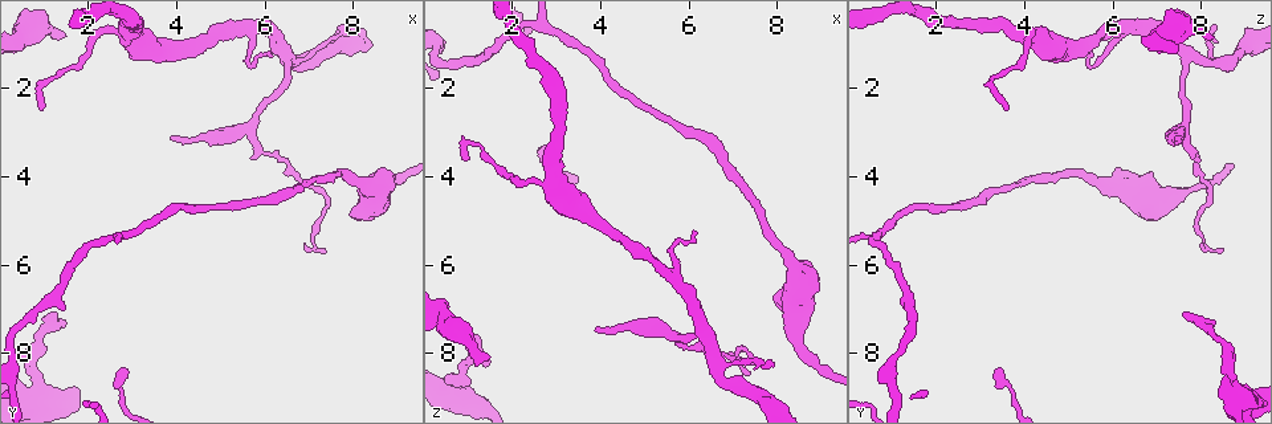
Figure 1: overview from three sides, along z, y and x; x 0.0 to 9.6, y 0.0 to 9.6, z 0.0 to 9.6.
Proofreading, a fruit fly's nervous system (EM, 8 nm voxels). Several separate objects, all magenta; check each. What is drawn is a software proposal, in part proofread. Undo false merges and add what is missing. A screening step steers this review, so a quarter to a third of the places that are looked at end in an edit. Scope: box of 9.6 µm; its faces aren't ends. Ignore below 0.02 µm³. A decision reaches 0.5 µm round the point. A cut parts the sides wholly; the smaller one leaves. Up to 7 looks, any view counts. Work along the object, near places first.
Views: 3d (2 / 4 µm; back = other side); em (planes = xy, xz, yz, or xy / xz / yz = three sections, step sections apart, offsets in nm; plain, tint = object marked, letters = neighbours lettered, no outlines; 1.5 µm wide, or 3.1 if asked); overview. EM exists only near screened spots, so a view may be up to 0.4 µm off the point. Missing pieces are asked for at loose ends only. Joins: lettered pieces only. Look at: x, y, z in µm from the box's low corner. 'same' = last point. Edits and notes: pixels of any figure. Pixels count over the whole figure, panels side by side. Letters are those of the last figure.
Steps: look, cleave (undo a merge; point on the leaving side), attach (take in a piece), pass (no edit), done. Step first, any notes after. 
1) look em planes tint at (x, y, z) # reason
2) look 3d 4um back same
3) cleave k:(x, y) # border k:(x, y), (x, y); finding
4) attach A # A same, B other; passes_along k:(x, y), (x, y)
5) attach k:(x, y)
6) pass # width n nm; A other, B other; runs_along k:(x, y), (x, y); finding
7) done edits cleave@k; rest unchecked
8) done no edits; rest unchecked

look em xy step 4 tint at (3.90, 3.10, 7.50)

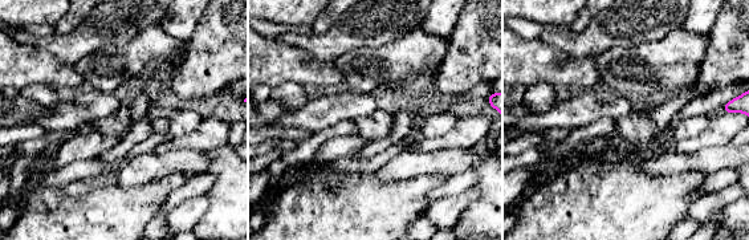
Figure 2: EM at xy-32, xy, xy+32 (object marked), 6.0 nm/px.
look em planes letters same

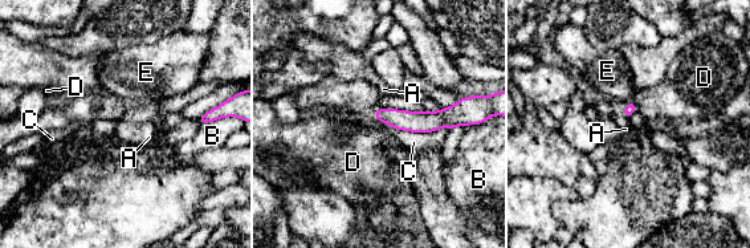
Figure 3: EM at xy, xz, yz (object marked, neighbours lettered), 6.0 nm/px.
pass # A other, B other, C other, D other, E other; runs_along 3:(378, 116), (459, 122); no lettered piece goes on from it

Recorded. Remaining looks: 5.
look em yz step 8 letters at (1.50, 0.85, 8.15) # an open end

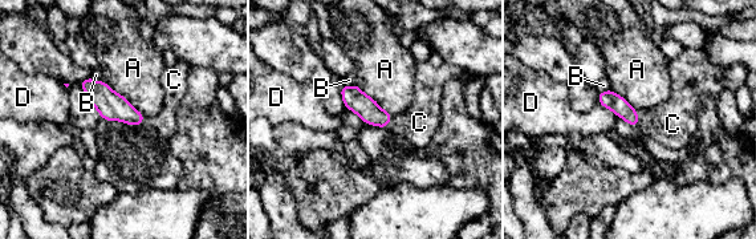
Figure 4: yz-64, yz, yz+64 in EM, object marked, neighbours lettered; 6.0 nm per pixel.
look em planes letters same # cut it another way

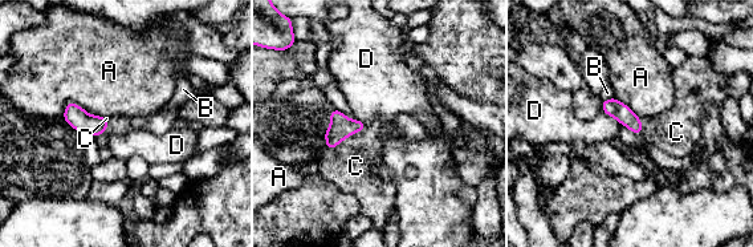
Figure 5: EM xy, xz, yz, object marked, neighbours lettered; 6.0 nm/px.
attach C # longest_contact A 280 nm; A other, B other, C same, D other; it goes on there

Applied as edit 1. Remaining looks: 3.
done edits attach@5; rest unchecked

